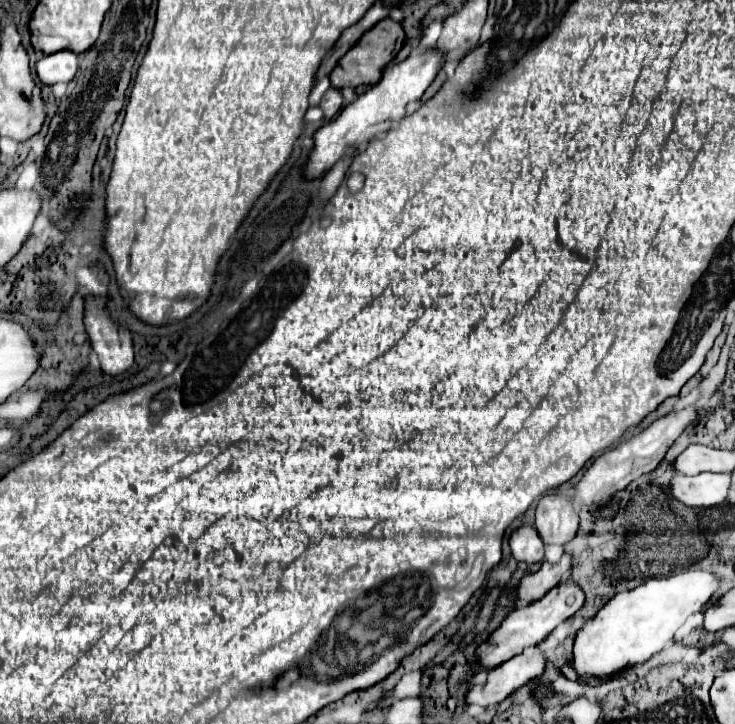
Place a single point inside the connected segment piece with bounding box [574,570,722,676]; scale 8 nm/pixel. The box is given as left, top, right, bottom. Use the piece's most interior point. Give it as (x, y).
(634, 625)

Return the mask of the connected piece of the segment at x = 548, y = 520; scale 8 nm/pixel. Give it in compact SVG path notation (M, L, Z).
M544 496L536 506L536 530L544 544L566 544L576 536L578 512L570 496Z

